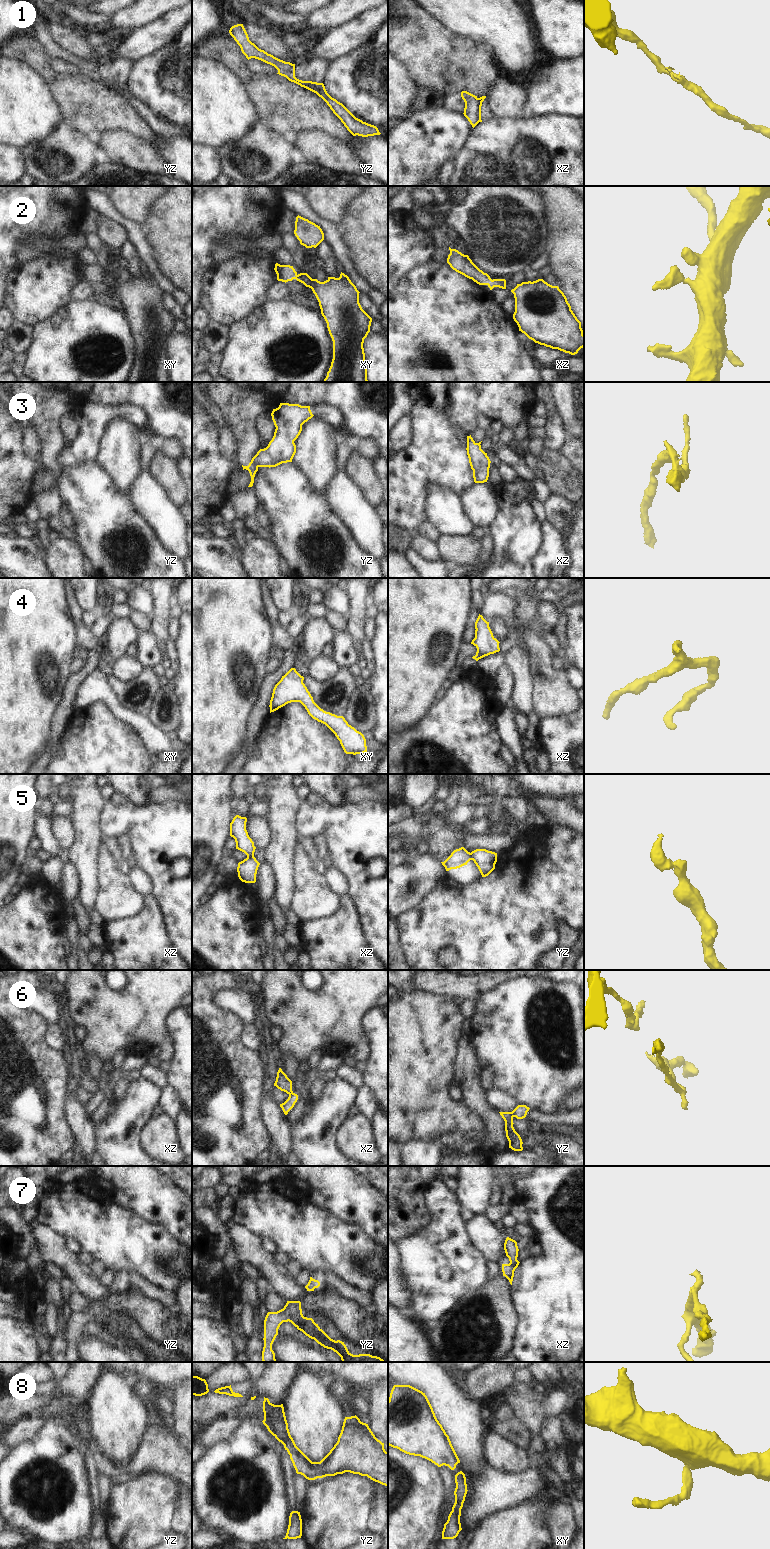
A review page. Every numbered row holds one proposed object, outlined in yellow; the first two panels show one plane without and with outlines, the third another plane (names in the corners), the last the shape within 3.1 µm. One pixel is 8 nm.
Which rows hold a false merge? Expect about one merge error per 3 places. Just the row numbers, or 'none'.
1, 3, 5, 6, 7

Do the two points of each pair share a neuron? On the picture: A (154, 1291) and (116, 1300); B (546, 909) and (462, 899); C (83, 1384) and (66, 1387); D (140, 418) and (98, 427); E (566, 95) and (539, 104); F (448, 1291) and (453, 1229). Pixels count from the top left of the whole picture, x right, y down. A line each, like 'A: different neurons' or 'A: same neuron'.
A: different neurons
B: same neuron
C: same neuron
D: same neuron
E: same neuron
F: same neuron

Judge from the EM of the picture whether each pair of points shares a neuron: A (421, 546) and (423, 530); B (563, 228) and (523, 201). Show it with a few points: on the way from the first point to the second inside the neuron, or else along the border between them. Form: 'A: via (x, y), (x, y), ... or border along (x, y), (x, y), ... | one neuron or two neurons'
A: border along (415, 533), (434, 543) | two neurons
B: border along (539, 196), (543, 202), (551, 240) | two neurons

